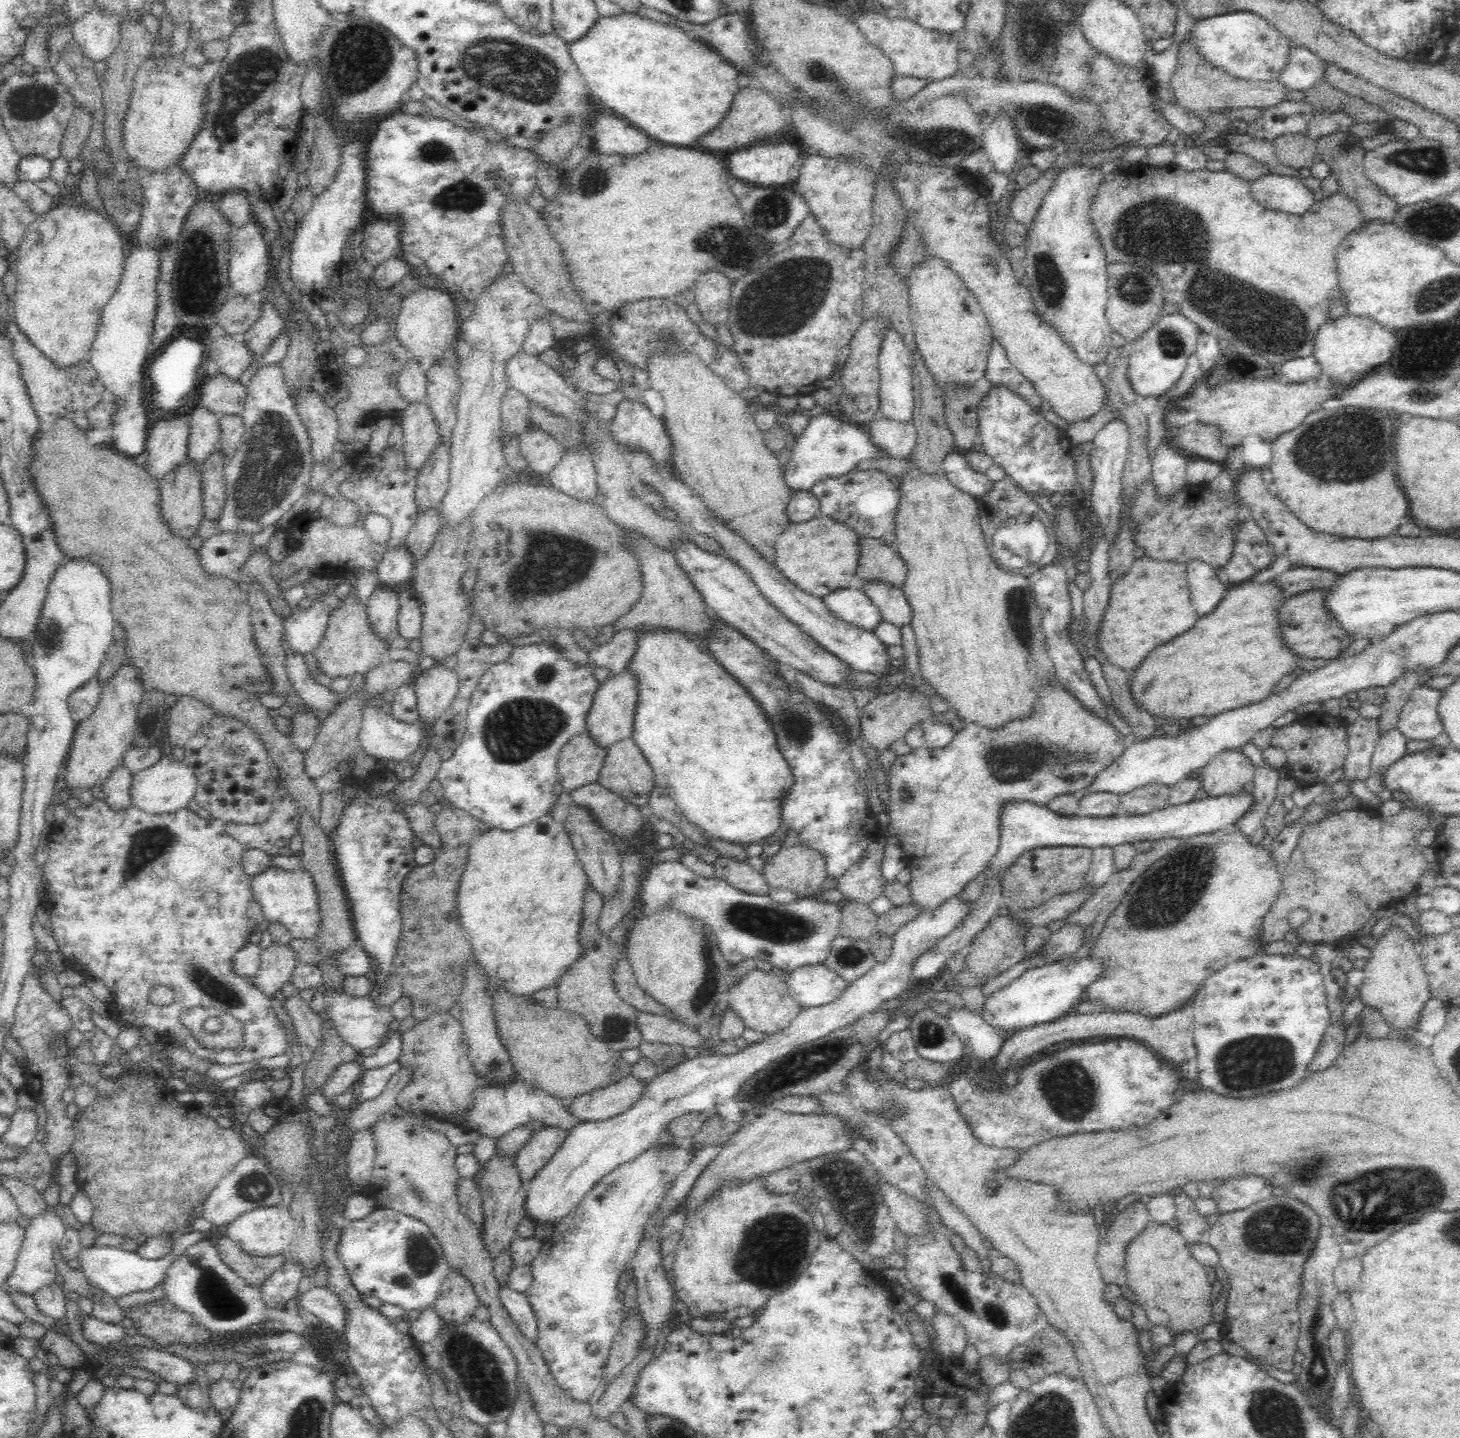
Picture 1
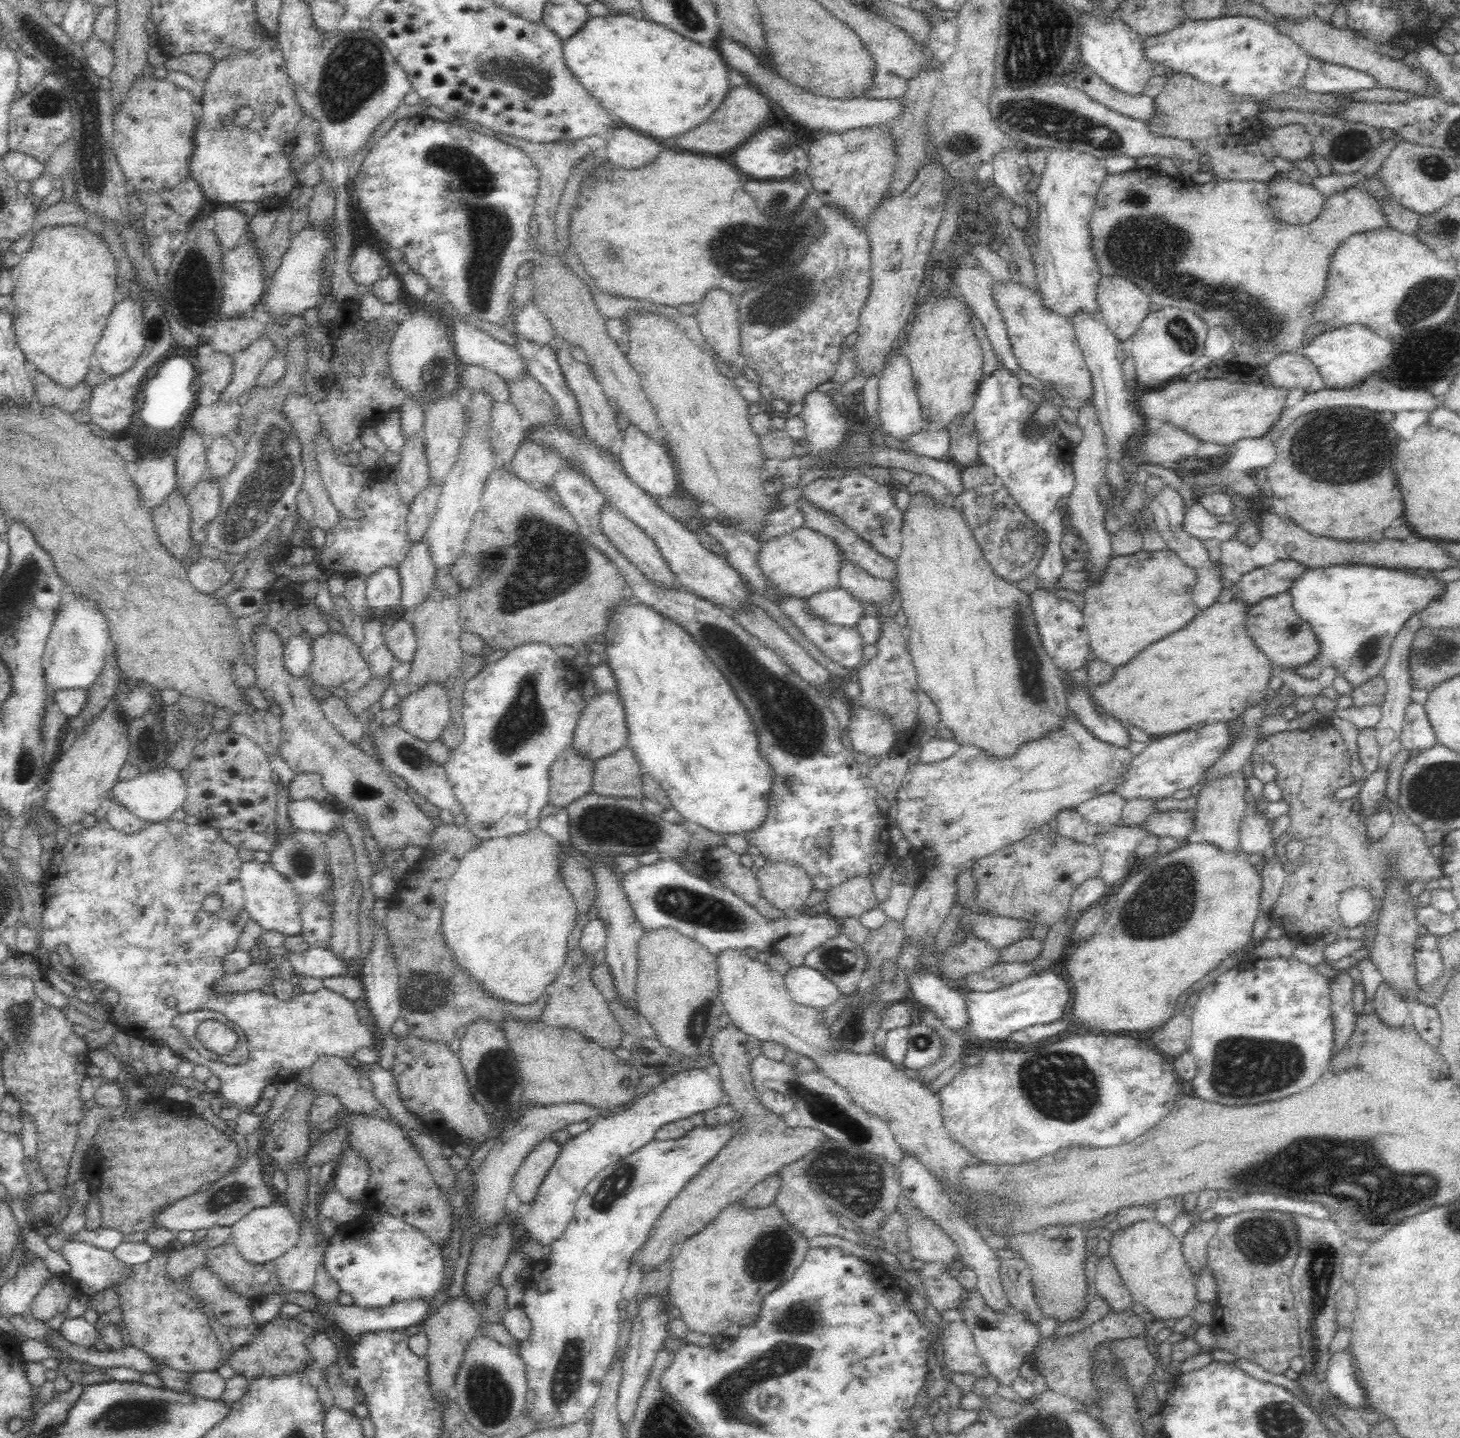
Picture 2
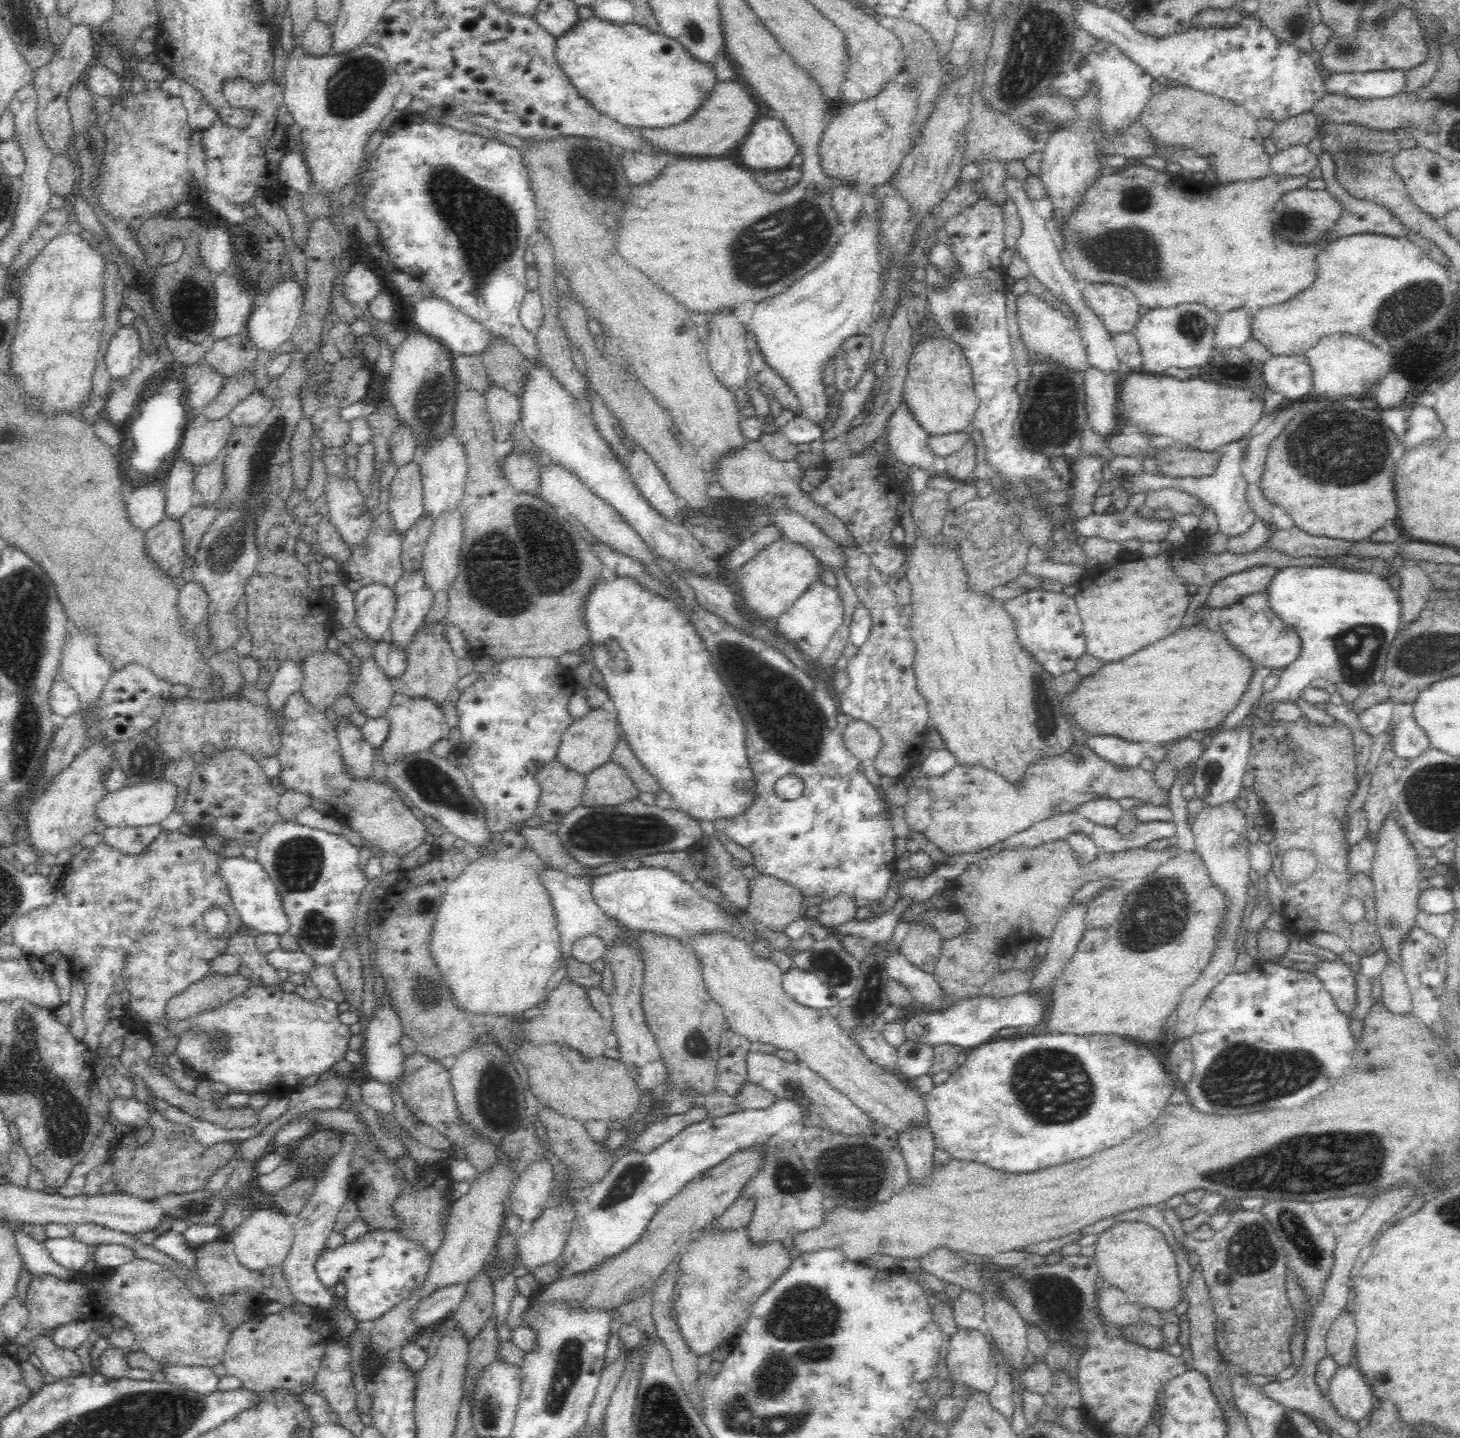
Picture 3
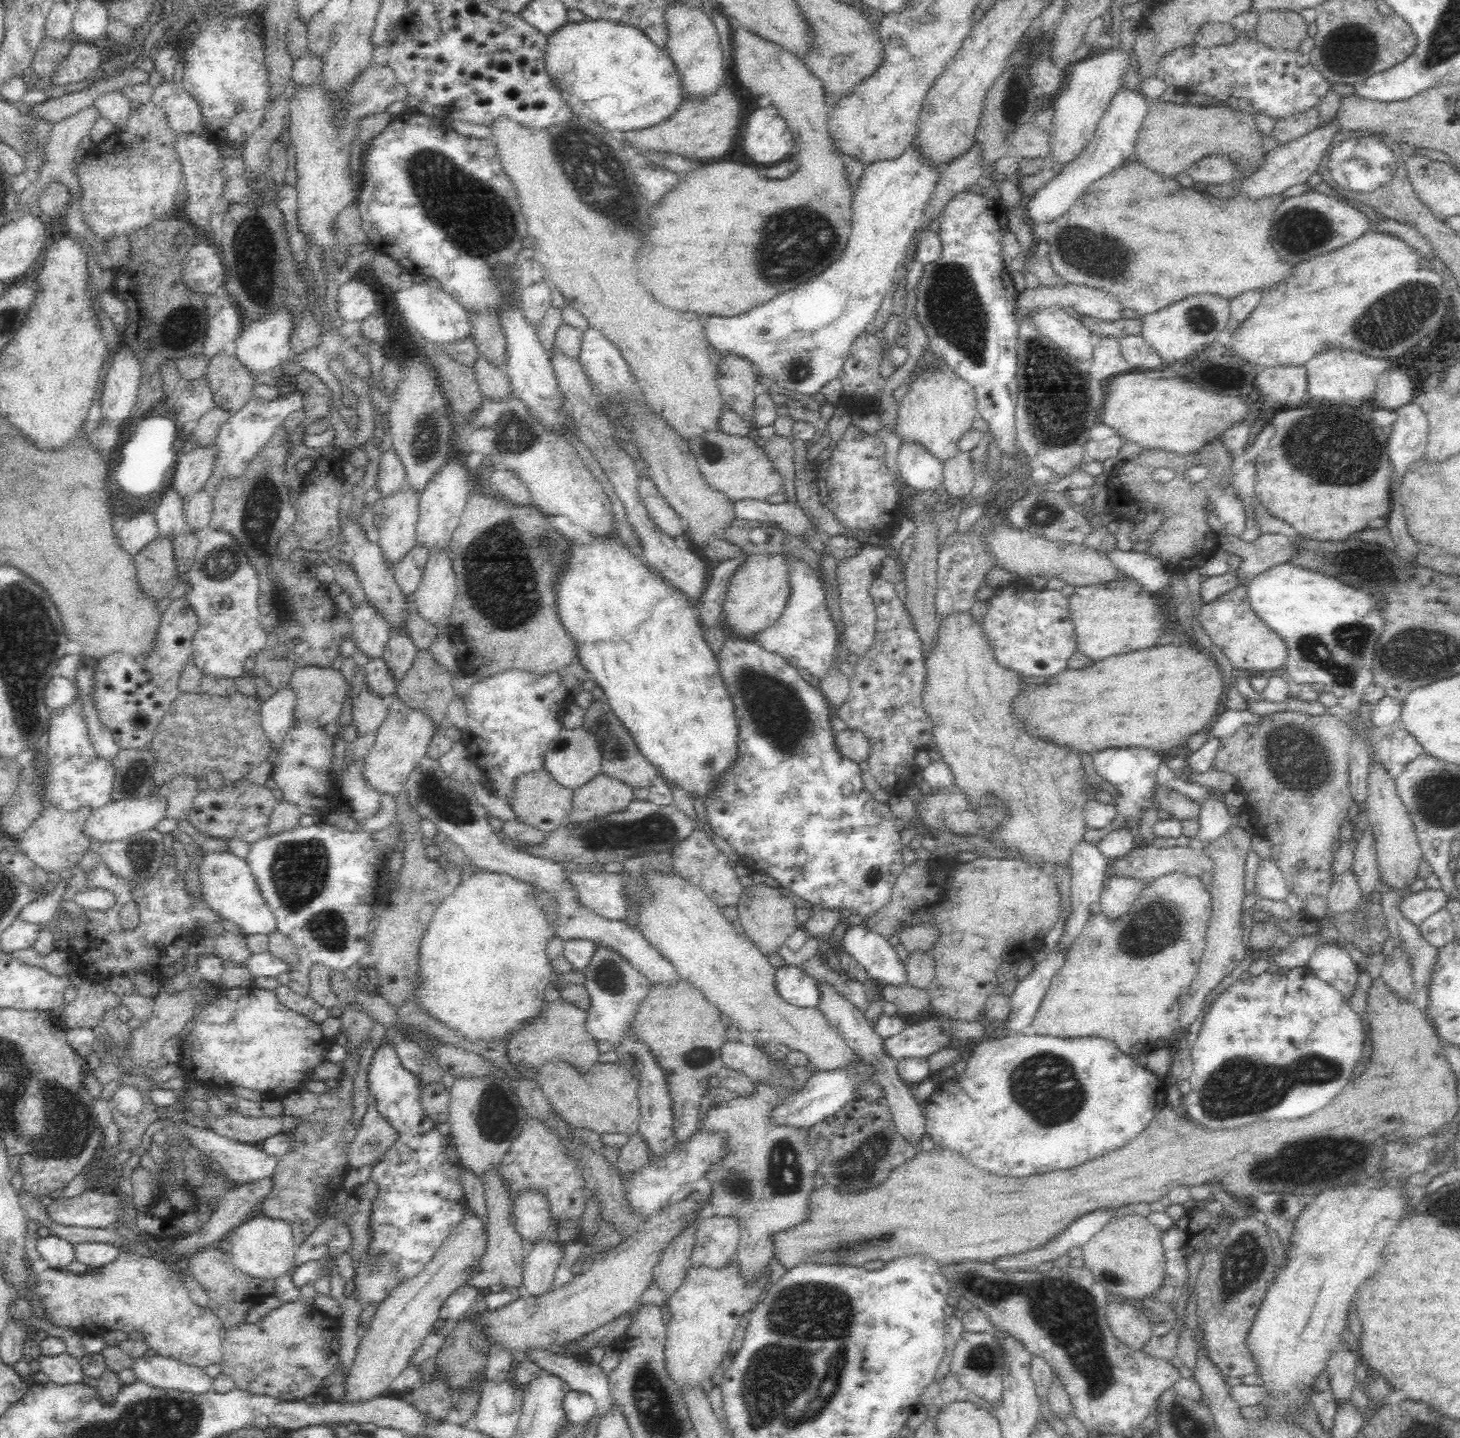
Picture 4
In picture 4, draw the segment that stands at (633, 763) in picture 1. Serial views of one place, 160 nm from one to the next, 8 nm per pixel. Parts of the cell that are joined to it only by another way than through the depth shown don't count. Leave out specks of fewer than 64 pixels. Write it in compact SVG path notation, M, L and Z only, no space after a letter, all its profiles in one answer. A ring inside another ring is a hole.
M600 772L592 780L586 781L582 786L574 789L572 810L566 820L570 823L589 821L594 817L625 809L633 800L634 791L628 783Z

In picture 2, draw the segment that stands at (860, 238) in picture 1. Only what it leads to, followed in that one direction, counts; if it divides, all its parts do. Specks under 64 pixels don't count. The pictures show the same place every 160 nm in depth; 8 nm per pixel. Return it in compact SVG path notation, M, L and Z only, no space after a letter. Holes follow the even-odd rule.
M848 130L848 132L828 133L820 140L815 140L808 149L809 172L812 192L816 192L822 203L836 212L843 214L856 228L866 229L870 224L871 215L883 198L894 168L896 168L893 142L889 137L889 131L878 134L874 131Z

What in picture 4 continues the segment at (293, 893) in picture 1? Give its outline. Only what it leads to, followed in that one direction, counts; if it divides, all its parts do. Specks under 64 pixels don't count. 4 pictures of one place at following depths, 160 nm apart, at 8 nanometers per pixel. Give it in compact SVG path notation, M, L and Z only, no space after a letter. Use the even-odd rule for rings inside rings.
M208 851L203 858L200 871L202 894L208 905L220 912L221 919L234 923L243 934L272 934L278 922L264 899L262 890L245 858L231 853Z

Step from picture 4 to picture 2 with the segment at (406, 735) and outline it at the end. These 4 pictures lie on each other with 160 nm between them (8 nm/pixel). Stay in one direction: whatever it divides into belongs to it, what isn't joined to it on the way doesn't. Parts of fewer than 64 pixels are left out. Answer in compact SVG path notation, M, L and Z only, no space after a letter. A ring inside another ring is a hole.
M427 682L426 685L411 692L406 698L400 699L400 707L402 707L400 725L410 734L426 742L438 739L445 724L451 718L449 684L449 682Z

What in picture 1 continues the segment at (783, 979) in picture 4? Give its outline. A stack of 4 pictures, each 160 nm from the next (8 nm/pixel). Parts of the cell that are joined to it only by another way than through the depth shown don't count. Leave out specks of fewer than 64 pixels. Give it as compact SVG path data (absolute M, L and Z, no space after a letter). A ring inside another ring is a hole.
M824 963L796 967L785 980L788 996L802 1007L830 1004L849 986L845 978Z

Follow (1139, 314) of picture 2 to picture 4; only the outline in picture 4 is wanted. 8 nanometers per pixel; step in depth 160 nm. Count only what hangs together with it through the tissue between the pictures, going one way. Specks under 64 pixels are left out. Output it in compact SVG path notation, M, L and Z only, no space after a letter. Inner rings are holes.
M1067 283L1064 288L1044 288L1039 285L1019 292L1014 308L1014 316L1027 316L1028 309L1034 306L1072 307L1076 312L1090 315L1104 321L1116 322L1124 316L1124 303L1112 293L1091 286Z

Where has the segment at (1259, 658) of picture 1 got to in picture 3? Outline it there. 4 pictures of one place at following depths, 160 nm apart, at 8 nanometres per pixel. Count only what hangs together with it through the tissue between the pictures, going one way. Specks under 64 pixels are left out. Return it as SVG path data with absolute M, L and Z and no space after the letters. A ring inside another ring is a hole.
M1195 619L1192 626L1178 629L1136 654L1122 658L1122 662L1106 662L1096 674L1083 677L1076 692L1064 700L1063 708L1066 714L1074 713L1076 723L1086 733L1114 734L1126 740L1163 746L1222 724L1244 698L1257 667L1250 657L1231 644L1222 626L1210 628L1206 621Z

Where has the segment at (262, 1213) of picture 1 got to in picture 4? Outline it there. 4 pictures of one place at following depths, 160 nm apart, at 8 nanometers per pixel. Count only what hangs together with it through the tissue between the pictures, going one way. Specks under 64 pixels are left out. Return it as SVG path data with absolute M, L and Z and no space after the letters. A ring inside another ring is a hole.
M258 1214L239 1223L226 1236L233 1263L244 1274L258 1278L276 1278L292 1265L297 1249L297 1244L292 1235L292 1228L288 1222L279 1218Z

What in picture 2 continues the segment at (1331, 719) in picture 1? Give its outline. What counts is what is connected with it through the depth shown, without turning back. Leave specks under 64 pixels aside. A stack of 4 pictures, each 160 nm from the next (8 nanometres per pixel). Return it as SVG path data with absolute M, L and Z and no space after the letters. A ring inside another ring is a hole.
M1331 723L1329 727L1313 725L1308 730L1290 730L1274 733L1264 739L1257 739L1251 753L1251 761L1269 762L1276 767L1274 782L1282 790L1282 799L1290 803L1288 816L1290 824L1275 844L1276 854L1286 857L1286 846L1296 840L1305 846L1303 857L1292 863L1292 870L1287 872L1286 879L1282 883L1278 898L1274 900L1274 906L1270 910L1270 922L1272 925L1280 925L1287 935L1295 941L1304 936L1310 936L1313 932L1345 933L1346 928L1339 912L1339 901L1341 894L1351 888L1362 888L1372 892L1373 899L1380 898L1382 909L1386 898L1389 898L1390 886L1408 886L1412 882L1423 882L1426 884L1434 879L1444 877L1441 868L1441 860L1432 856L1430 849L1426 846L1426 833L1420 825L1416 825L1406 811L1401 809L1396 814L1393 825L1386 831L1384 836L1372 839L1366 829L1366 818L1362 818L1360 812L1354 811L1353 804L1358 801L1358 796L1343 801L1332 799L1334 790L1342 786L1350 786L1353 780L1351 770L1353 762L1349 760L1349 752L1346 748L1343 734Z

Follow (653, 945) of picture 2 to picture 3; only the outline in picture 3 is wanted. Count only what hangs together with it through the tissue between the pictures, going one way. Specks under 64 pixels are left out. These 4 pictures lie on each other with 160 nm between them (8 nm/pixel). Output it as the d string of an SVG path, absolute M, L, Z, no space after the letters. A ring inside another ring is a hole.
M642 932L638 942L644 968L642 1008L646 1024L662 1055L668 1081L679 1087L690 1085L700 1093L708 1094L715 1089L719 1040L727 1029L723 1008L707 990L703 980L702 963L688 945L684 945L680 939L652 932Z

